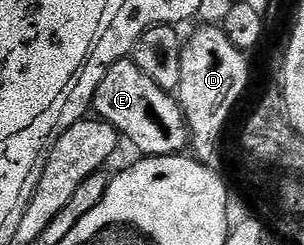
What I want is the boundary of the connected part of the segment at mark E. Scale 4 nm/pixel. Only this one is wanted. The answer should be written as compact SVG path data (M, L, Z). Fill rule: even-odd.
M132 57L117 62L107 72L107 76L103 76L103 84L99 84L95 92L92 113L100 121L114 126L118 135L124 141L126 138L138 150L138 155L154 158L188 151L191 146L189 125L185 122L181 103L149 74L152 73L138 66Z

